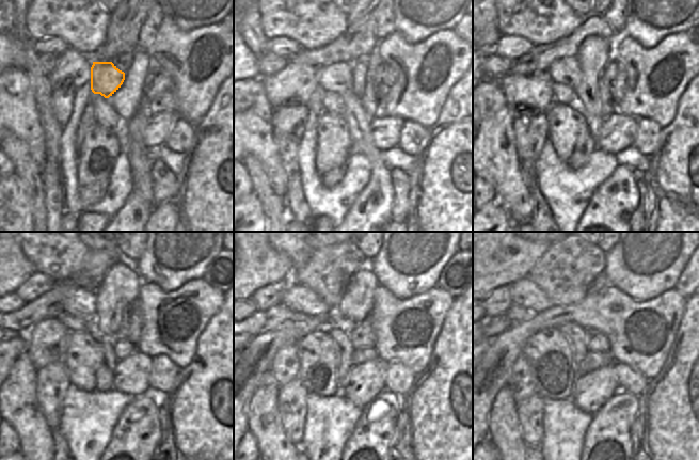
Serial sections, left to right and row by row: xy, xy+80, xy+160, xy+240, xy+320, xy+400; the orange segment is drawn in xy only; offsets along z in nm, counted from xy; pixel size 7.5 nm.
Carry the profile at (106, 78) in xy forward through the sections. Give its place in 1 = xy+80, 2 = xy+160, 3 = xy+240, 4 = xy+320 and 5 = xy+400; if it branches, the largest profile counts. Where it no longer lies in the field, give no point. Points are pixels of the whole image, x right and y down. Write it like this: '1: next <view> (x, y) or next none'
1: next xy+80 (338, 77)
2: next xy+160 (566, 70)
3: next xy+240 (80, 303)
4: next xy+320 (298, 298)
5: next xy+400 (525, 294)

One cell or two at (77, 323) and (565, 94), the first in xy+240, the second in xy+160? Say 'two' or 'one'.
one

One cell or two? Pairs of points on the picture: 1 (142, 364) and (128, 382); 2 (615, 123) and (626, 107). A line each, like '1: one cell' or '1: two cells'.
1: one cell
2: two cells

